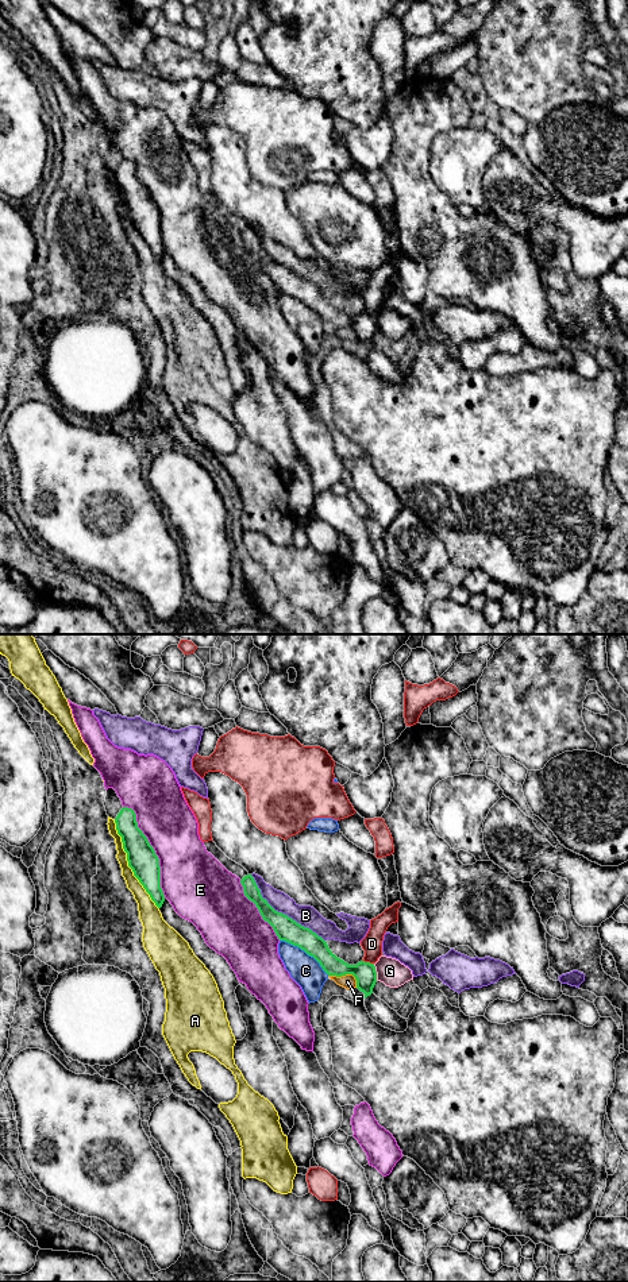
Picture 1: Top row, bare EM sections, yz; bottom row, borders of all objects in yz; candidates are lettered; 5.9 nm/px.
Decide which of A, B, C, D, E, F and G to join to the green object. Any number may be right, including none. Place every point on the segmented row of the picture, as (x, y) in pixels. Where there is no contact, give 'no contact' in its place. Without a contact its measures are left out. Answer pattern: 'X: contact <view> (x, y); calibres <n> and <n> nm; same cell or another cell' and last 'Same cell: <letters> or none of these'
A: contact yz (128, 864); calibres 170 and 90 nm; another cell
B: contact yz (281, 912); calibres 140 and 120 nm; another cell
C: contact yz (305, 952); calibres 140 and 180 nm; another cell
D: contact yz (368, 962); calibres 130 and 120 nm; another cell
E: contact yz (153, 849); calibres 170 and 340 nm; another cell
F: contact yz (346, 973); calibres 130 and 90 nm; another cell
G: contact yz (376, 972); calibres 130 and 160 nm; another cell
Same cell: none of these

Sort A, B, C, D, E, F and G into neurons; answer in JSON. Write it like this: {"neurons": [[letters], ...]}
{"neurons": [["A"], ["B"], ["C"], ["D", "F"], ["E"], ["G"]]}

